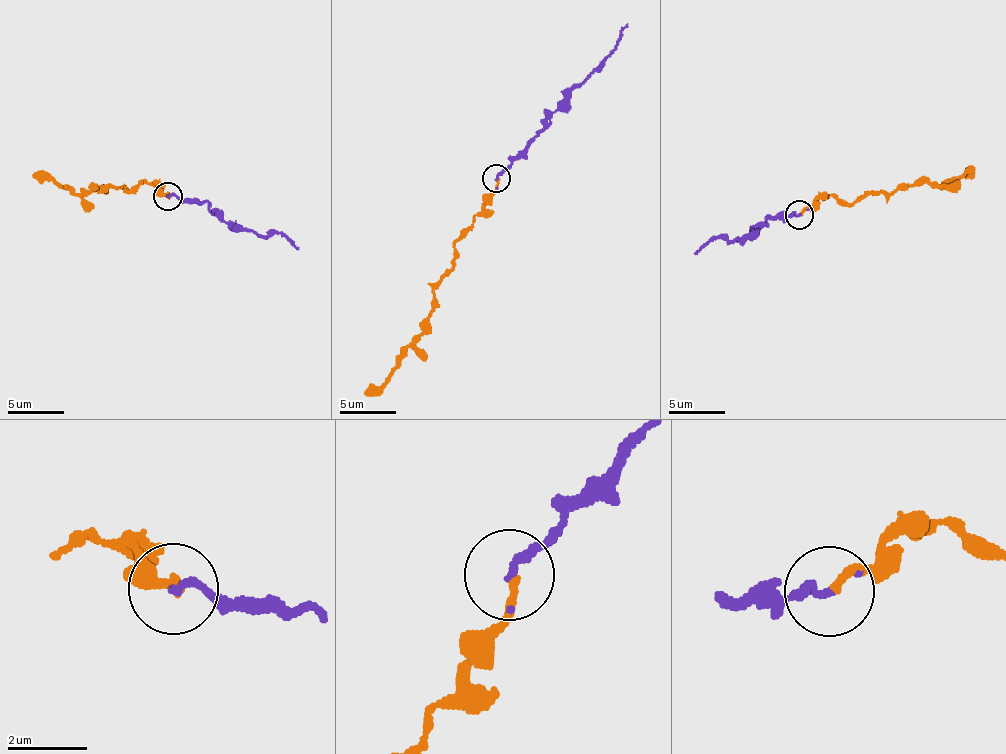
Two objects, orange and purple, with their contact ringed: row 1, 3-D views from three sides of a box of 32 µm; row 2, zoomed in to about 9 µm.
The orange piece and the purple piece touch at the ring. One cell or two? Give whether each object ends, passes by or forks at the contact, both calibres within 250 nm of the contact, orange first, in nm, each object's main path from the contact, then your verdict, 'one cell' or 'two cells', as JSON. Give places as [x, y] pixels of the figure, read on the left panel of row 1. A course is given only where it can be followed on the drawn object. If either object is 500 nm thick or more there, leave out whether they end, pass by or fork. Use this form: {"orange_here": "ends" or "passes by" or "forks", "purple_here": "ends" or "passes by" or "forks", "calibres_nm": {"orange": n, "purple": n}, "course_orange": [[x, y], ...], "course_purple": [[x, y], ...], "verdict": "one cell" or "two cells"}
{"orange_here": "ends", "purple_here": "ends", "calibres_nm": {"orange": 180, "purple": 200}, "course_orange": [[168, 196], [159, 186], [141, 181], [129, 191], [113, 186], [84, 195], [34, 174]], "course_purple": [[168, 196], [207, 203], [215, 215], [227, 222], [263, 236], [272, 232], [299, 247]], "verdict": "one cell"}

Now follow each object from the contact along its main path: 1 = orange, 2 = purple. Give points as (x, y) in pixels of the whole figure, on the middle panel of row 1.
1: (497, 179), (487, 201), (458, 239), (455, 263), (434, 291), (425, 329), (380, 386), (365, 395)
2: (497, 179), (601, 65), (628, 24)

